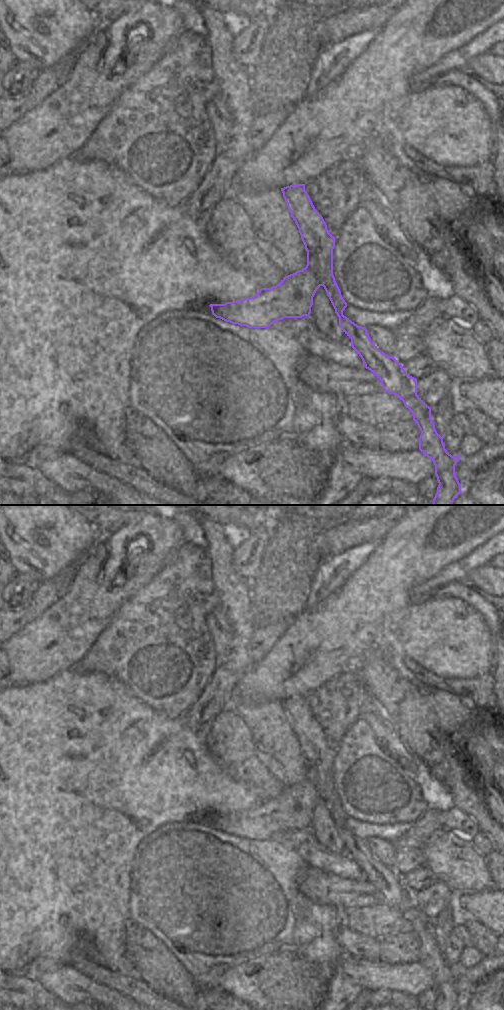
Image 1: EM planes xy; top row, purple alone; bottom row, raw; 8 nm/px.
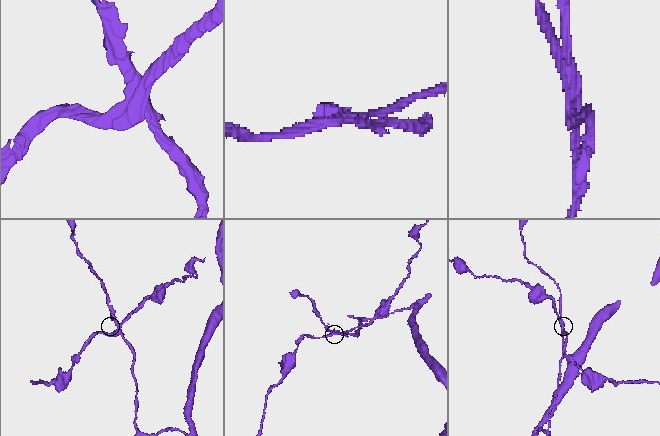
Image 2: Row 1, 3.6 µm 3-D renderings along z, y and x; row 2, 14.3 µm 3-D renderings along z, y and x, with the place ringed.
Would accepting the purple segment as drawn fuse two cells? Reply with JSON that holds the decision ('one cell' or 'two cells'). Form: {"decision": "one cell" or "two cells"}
{"decision": "two cells"}

